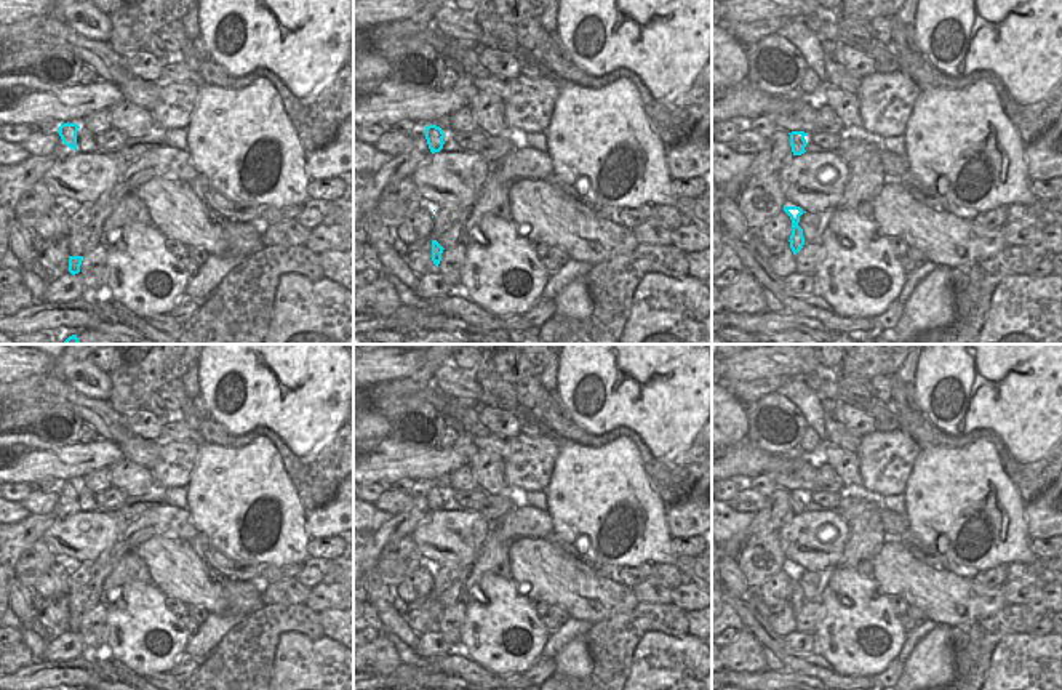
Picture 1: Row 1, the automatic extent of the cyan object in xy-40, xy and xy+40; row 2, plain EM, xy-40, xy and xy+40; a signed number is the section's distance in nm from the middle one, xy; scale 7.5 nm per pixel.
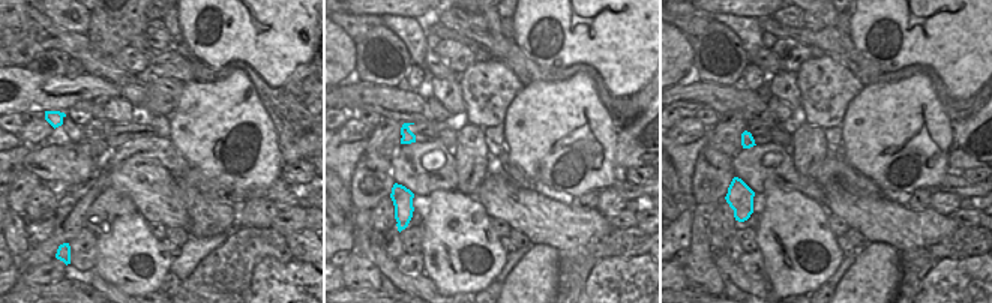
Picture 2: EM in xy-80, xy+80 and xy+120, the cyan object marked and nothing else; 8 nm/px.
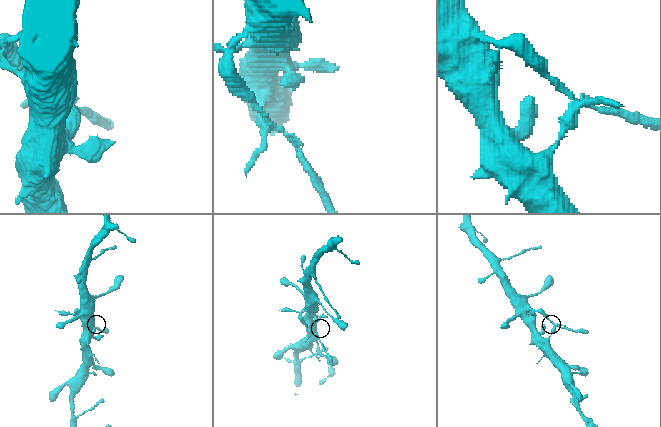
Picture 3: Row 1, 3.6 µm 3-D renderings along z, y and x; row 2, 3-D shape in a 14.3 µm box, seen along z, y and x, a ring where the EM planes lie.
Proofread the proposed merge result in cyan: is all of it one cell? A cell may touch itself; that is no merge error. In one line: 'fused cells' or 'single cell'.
fused cells

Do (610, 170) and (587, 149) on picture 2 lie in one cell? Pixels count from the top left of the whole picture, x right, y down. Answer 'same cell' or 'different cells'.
same cell

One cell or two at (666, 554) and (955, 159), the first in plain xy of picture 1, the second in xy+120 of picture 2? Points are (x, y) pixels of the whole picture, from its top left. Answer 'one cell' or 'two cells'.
two cells

